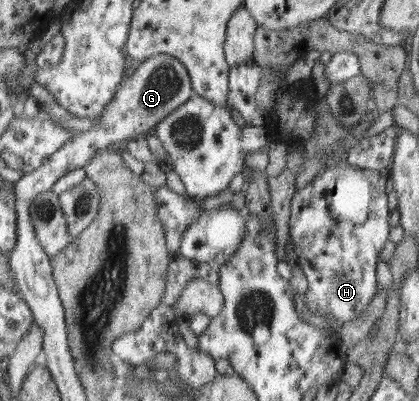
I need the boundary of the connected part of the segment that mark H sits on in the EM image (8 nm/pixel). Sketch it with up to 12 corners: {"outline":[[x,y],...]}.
{"outline":[[322,170],[289,233],[308,307],[351,321],[389,239],[385,172]]}

